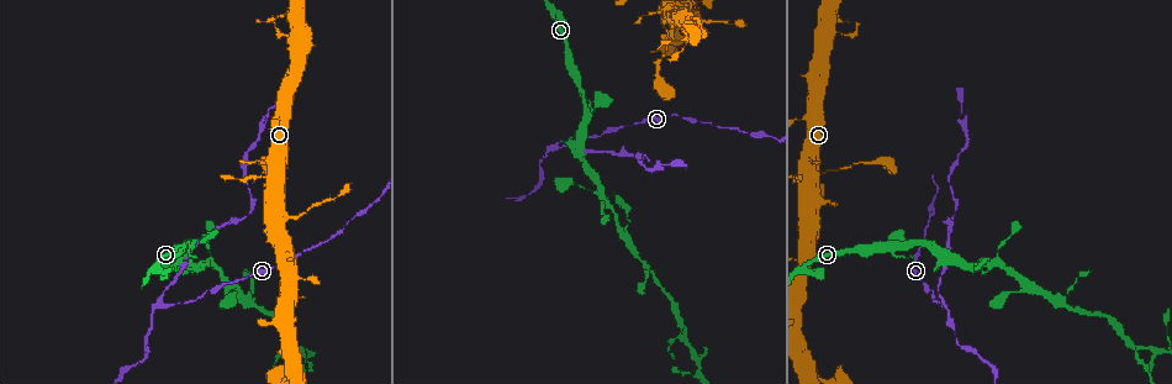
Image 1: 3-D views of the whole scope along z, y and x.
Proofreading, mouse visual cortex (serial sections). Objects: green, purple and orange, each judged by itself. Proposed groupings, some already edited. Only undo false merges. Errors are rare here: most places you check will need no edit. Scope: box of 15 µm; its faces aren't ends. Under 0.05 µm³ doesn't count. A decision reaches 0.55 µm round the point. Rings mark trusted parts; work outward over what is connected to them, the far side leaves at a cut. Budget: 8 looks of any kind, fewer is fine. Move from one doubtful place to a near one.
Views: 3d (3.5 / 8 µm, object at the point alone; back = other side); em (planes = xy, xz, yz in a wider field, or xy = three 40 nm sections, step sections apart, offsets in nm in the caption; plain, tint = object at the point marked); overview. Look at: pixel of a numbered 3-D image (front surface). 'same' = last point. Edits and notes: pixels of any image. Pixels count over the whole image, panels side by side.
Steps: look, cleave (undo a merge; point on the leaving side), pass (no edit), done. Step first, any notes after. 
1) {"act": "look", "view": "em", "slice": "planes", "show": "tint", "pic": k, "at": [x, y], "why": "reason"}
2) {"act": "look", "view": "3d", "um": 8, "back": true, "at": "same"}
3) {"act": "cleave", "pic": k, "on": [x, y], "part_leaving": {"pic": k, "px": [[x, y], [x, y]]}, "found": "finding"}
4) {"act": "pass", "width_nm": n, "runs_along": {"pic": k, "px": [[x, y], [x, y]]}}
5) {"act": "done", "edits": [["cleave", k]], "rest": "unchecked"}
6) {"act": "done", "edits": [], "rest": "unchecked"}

{"act": "look", "view": "em", "slice": "planes", "show": "tint", "pic": 1, "at": [228, 288], "why": "a narrow waist"}

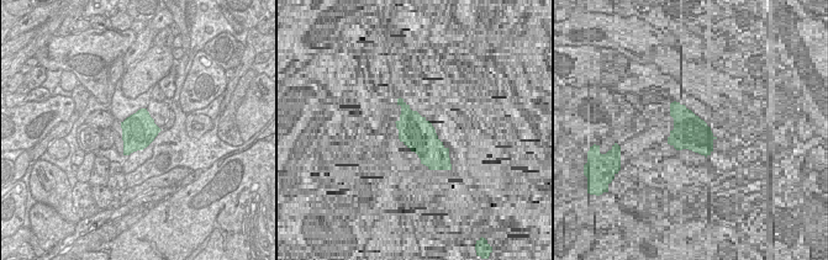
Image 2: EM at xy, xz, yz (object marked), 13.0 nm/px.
{"act": "look", "view": "3d", "um": 3.5, "at": "same", "why": "wider look"}

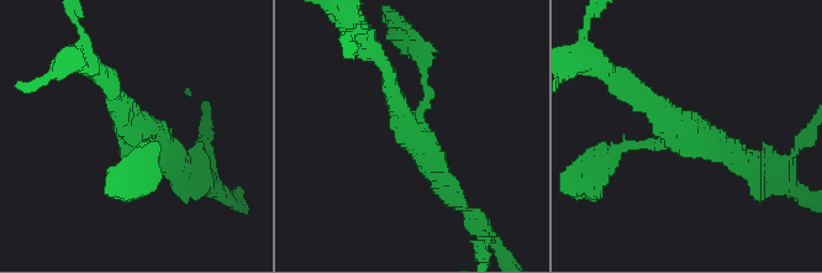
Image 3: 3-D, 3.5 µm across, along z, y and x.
{"act": "pass", "arms": 3, "arm_widths_nm": [150, 200, 300], "runs_along": {"pic": 3, "px": [[621, 79], [741, 159]]}, "found": "all the same cell"}

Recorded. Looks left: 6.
{"act": "look", "view": "em", "slice": "xy", "step": 5, "show": "tint", "pic": 1, "at": [157, 303], "why": "arms part here"}

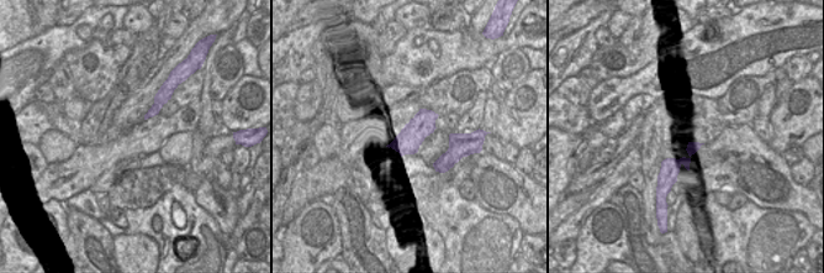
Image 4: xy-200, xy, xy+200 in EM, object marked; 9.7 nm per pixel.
{"act": "look", "view": "3d", "um": 3.5, "at": "same"}

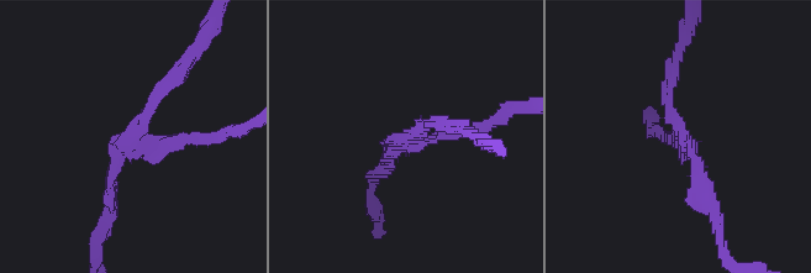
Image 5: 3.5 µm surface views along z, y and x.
{"act": "cleave", "pic": 5, "on": [696, 180], "width_nm": 240, "part_leaving": {"pic": 5, "px": [[688, 148], [669, 106], [675, 53]]}, "found": "a second cell is stuck on"}

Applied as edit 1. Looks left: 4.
{"act": "look", "view": "3d", "um": 8, "pic": 1, "at": [281, 217], "why": "sharp bend"}

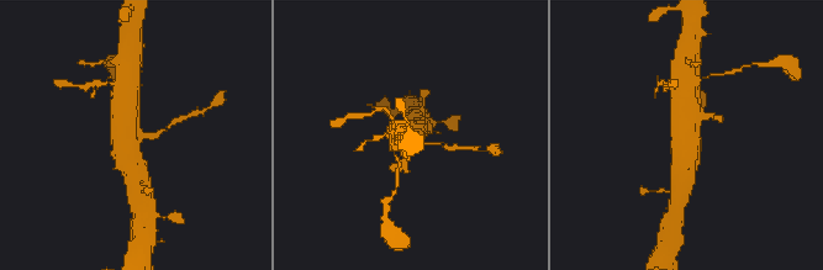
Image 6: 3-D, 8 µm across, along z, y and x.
{"act": "look", "view": "3d", "um": 3.5, "back": true, "pic": 6, "at": [134, 134]}

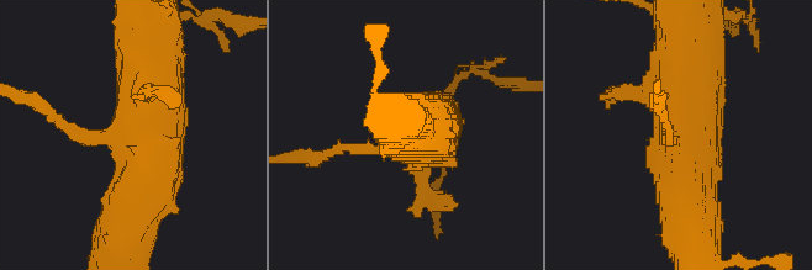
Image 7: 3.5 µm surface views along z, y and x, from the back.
{"act": "look", "view": "em", "slice": "xy", "step": 1, "show": "tint", "pic": 7, "at": [676, 132]}

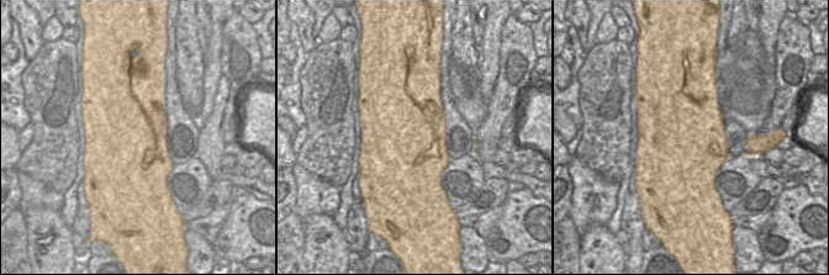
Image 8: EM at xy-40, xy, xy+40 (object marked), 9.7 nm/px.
{"act": "pass", "width_nm": 850, "runs_along": {"pic": 7, "px": [[159, 52], [152, 185], [132, 211]]}, "found": "continuous, no second cell"}

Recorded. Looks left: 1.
{"act": "done", "edits": [["cleave", 5]], "rest": "unchecked"}

